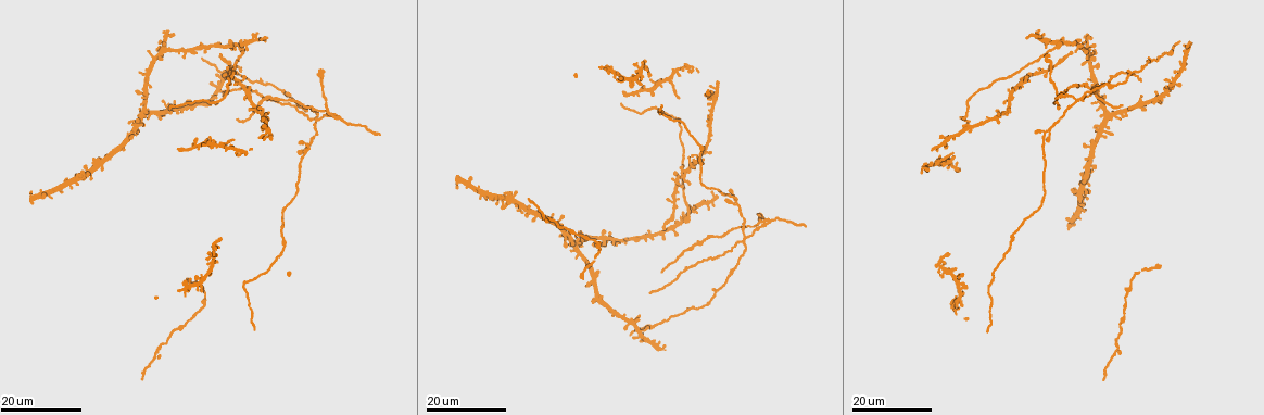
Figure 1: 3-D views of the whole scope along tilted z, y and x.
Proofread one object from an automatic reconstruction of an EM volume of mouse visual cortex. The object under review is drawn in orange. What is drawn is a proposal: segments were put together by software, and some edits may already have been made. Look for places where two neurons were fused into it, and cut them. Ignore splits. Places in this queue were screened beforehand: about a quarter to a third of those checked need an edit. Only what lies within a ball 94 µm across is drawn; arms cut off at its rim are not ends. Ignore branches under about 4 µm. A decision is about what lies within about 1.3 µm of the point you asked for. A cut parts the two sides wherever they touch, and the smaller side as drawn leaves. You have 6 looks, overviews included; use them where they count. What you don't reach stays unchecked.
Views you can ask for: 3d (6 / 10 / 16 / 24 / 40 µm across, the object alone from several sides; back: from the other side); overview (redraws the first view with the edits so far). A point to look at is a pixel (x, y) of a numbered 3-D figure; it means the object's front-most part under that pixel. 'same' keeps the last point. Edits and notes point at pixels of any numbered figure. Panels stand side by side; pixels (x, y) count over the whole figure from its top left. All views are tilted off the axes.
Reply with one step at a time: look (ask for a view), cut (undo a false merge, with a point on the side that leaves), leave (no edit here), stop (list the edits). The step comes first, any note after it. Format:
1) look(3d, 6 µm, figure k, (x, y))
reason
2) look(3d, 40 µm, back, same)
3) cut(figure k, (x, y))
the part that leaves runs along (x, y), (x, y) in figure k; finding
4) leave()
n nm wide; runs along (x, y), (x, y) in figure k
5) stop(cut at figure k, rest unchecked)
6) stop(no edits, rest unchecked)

look(3d, 16 µm, figure 1, (1041, 142))
a narrow waist

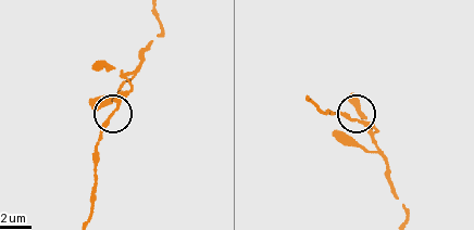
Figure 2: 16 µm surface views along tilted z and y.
look(3d, 10 µm, figure 2, (114, 110))

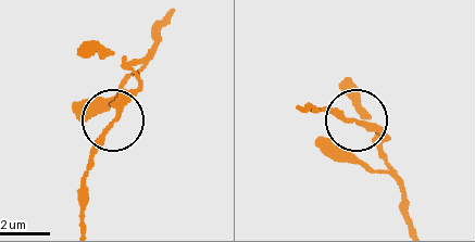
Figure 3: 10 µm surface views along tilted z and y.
leave()
continuous, no second neuron

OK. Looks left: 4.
look(3d, 24 µm, figure 1, (319, 118))

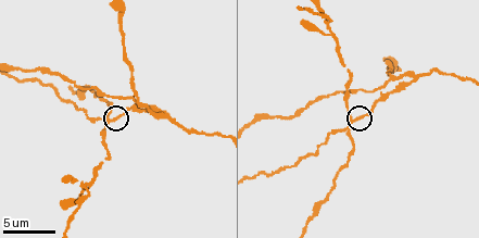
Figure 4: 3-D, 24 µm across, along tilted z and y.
look(3d, 6 µm, figure 4, (110, 121))

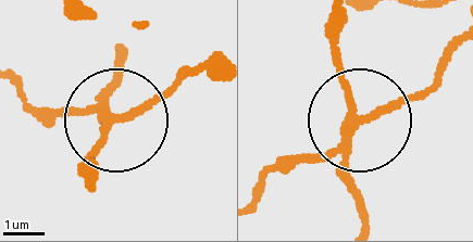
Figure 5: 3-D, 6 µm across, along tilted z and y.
cut(figure 5, (154, 100))
200 nm wide; the part that leaves runs along (352, 125), (401, 104), (457, 45) in figure 5; a second neuron is stuck on

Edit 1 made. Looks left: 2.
look(3d, 16 µm, figure 1, (202, 302))
two arms in line, one across

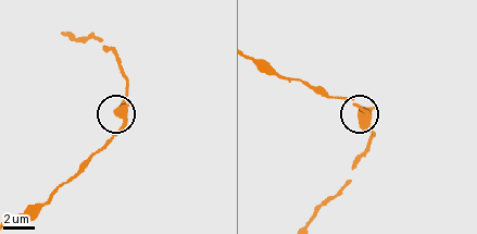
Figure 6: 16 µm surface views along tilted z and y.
look(3d, 6 µm, figure 6, (364, 117))

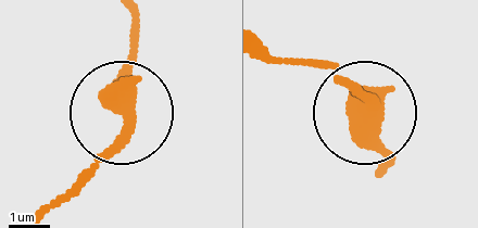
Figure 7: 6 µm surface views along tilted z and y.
leave()
390 nm wide; one neuron here

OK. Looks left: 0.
stop(cut at figure 5, rest unchecked)

